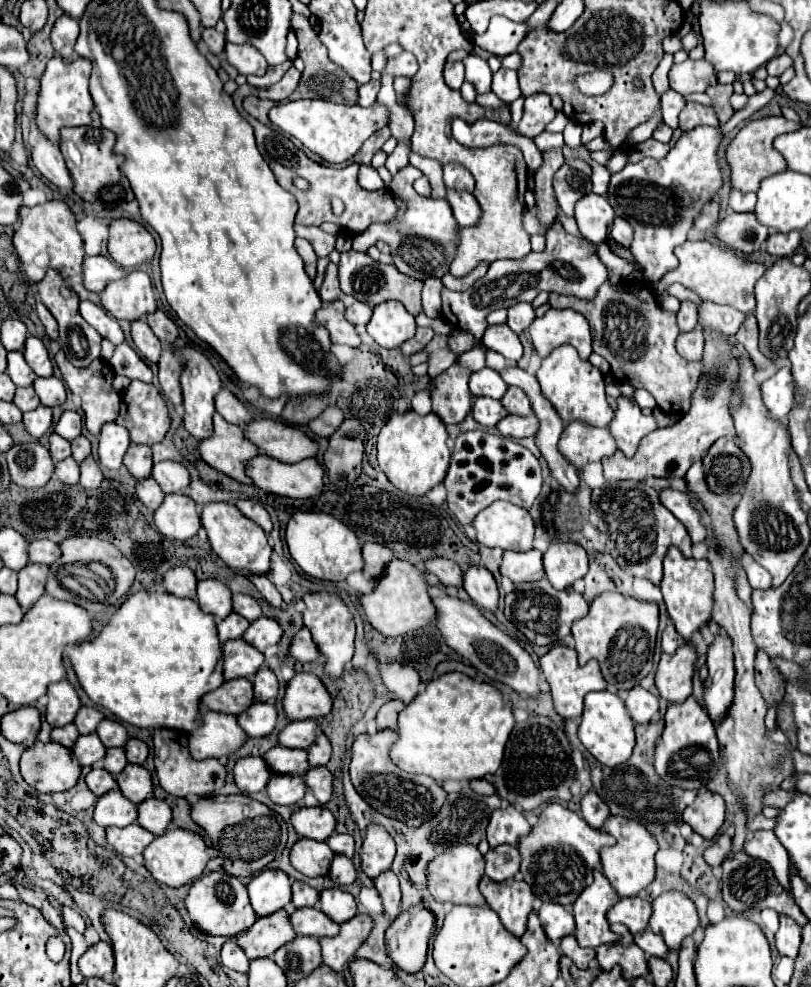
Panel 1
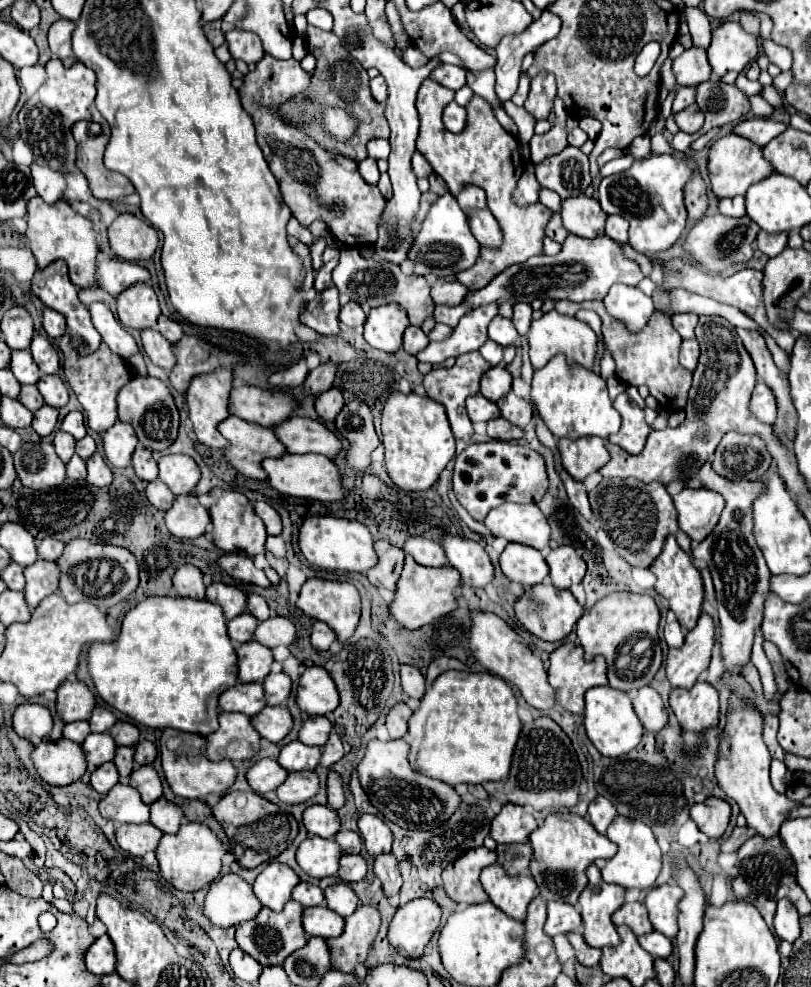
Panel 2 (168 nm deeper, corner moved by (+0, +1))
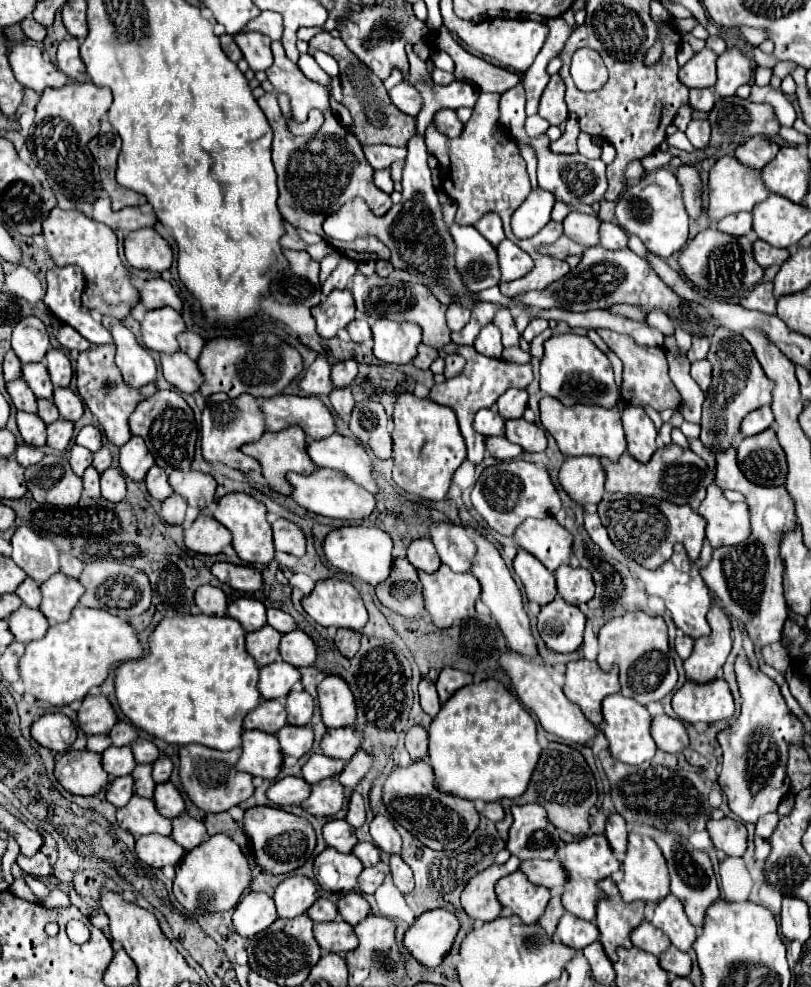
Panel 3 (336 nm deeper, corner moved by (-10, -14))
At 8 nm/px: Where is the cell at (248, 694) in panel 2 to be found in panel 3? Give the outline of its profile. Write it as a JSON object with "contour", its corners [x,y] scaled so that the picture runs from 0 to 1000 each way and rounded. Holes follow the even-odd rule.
{"contour":[[[322,710],[322,714],[302,726],[302,739],[319,739],[327,743],[342,743],[354,733],[351,714],[344,710]]]}

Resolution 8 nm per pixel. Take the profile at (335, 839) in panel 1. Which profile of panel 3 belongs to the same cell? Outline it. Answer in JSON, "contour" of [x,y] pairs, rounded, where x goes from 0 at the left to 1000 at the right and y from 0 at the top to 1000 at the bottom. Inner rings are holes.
{"contour":[[[440,854],[435,858],[435,864],[448,872],[450,878],[460,878],[460,876],[465,876],[470,872],[467,860],[460,854]]]}

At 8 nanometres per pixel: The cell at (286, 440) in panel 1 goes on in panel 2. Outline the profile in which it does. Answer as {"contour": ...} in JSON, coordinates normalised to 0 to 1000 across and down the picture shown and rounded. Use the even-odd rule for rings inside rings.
{"contour":[[[361,421],[334,434],[356,460],[388,458],[403,464],[413,464],[416,458],[423,454],[420,446],[393,426]]]}

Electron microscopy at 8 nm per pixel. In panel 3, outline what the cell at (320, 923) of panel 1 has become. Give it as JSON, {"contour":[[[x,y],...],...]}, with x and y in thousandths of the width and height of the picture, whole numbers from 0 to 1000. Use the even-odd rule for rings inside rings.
{"contour":[[[406,933],[406,935],[388,935],[386,939],[388,951],[396,961],[416,968],[425,968],[440,959],[440,949],[435,939],[425,933]]]}

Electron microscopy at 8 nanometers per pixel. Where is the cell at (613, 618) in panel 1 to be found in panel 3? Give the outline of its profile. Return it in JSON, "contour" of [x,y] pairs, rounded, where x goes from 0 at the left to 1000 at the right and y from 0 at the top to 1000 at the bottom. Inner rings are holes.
{"contour":[[[783,619],[753,627],[739,639],[739,666],[736,672],[744,680],[751,680],[756,672],[763,674],[766,682],[766,704],[781,706],[790,714],[815,710],[835,692],[835,678],[822,666],[822,633],[815,625],[800,625],[798,621]]]}

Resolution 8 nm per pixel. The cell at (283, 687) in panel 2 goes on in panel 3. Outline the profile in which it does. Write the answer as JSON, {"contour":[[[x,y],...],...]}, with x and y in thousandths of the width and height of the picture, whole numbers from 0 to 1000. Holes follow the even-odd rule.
{"contour":[[[359,700],[354,704],[354,730],[359,735],[379,735],[386,726],[386,706],[379,700]]]}

